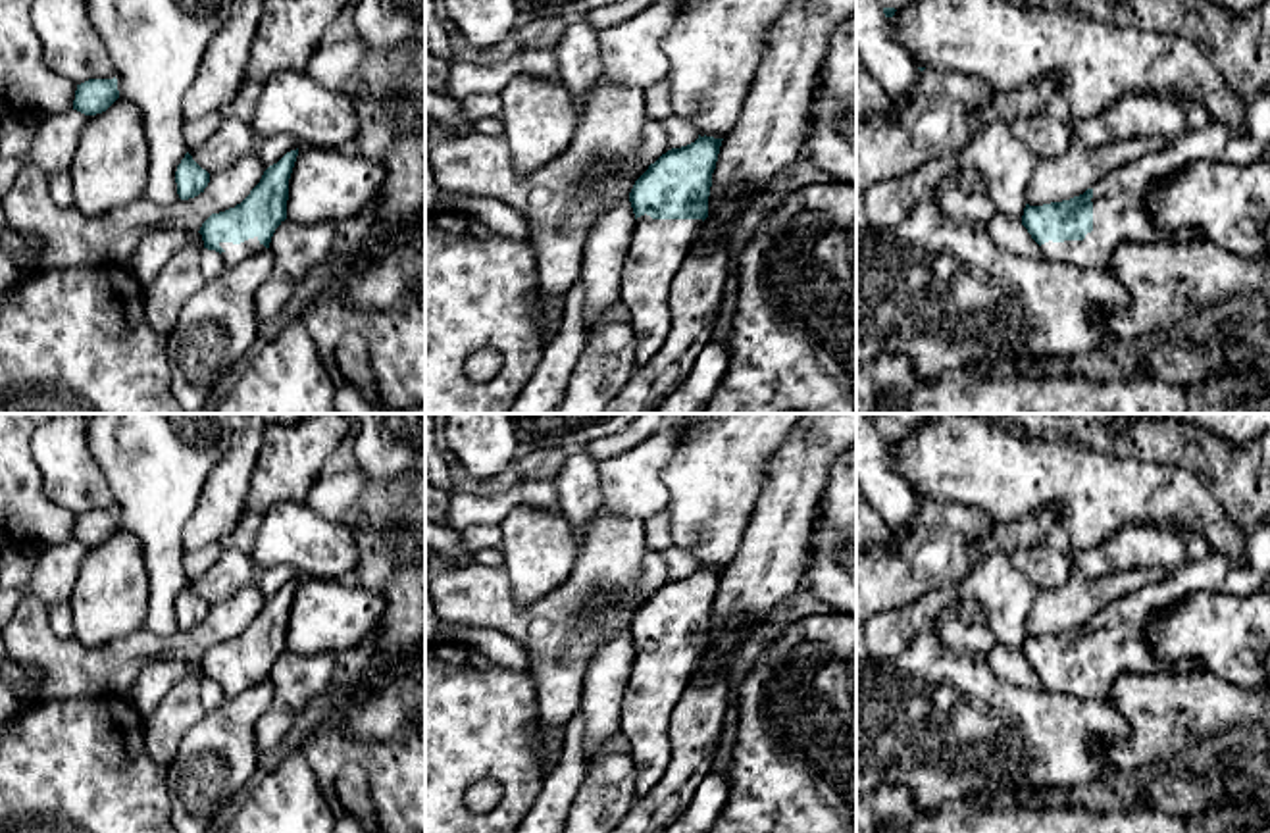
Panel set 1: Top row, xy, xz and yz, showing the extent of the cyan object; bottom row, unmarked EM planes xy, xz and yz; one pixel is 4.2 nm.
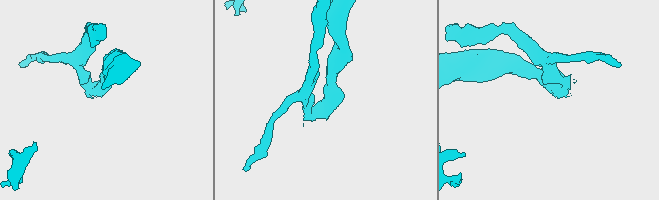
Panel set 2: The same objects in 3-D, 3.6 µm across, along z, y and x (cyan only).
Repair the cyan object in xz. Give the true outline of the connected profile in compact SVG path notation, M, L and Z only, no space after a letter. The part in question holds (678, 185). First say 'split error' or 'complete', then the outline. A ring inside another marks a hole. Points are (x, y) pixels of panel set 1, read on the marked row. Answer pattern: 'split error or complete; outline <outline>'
split error; outline M700 137L662 154L635 181L635 229L622 271L622 308L635 337L635 364L662 346L672 314L670 287L708 217L708 196L724 139Z

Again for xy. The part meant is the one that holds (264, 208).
split error; outline M298 148L269 165L250 194L200 227L204 248L216 250L227 267L269 248L275 229L287 219L289 179Z

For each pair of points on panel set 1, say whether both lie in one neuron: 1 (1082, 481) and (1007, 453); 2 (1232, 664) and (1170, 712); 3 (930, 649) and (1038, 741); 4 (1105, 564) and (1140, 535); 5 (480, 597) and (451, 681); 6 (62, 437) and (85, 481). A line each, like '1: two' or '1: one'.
1: one
2: two
3: one
4: one
5: two
6: one

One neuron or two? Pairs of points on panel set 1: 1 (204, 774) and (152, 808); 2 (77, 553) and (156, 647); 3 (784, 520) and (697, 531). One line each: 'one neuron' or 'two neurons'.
1: two neurons
2: two neurons
3: two neurons

